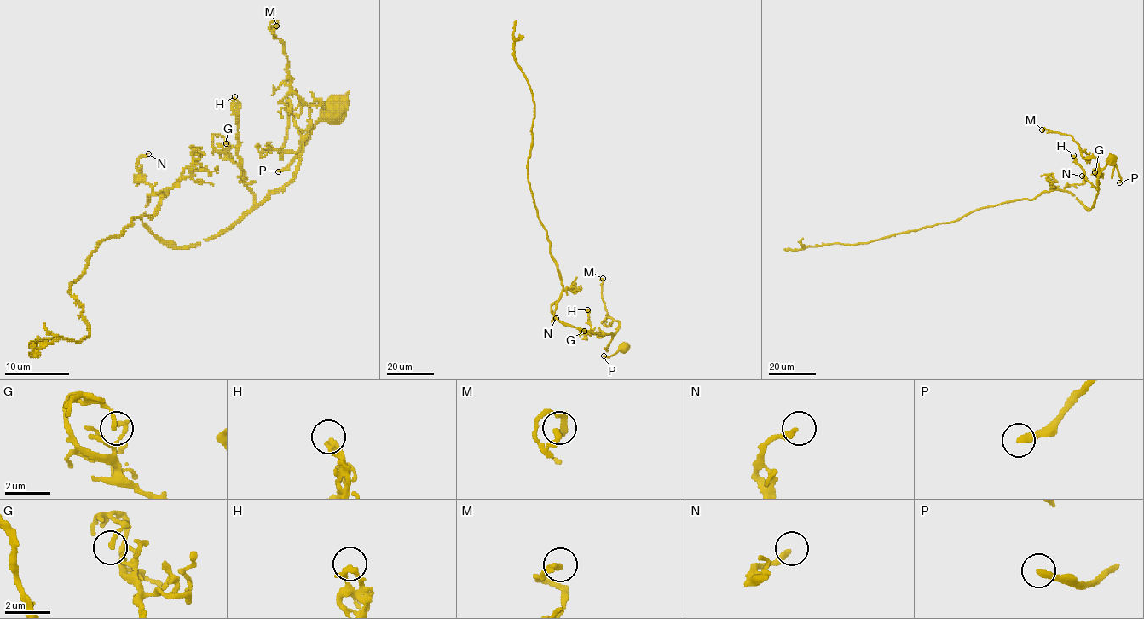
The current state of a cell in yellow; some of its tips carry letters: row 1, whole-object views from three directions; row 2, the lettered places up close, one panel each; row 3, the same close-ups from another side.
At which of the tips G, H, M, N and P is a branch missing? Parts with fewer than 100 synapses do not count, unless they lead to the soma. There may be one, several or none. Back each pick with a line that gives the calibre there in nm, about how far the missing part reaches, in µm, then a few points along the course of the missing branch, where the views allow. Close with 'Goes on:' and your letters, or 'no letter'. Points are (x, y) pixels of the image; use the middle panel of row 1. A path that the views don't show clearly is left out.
Goes on: no letter

